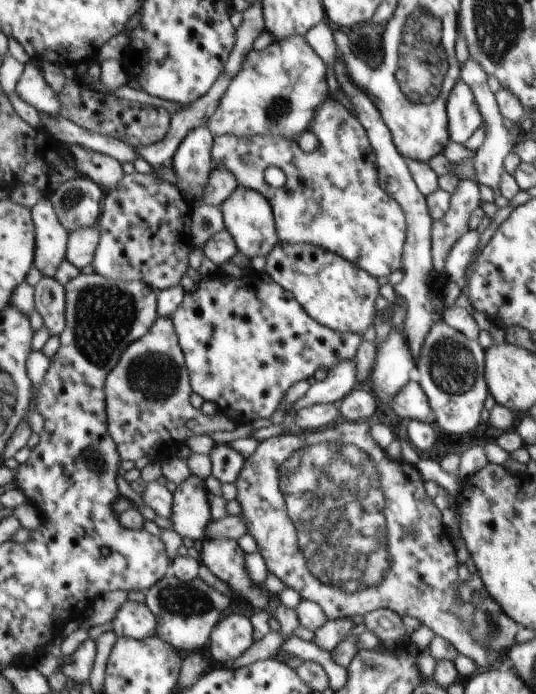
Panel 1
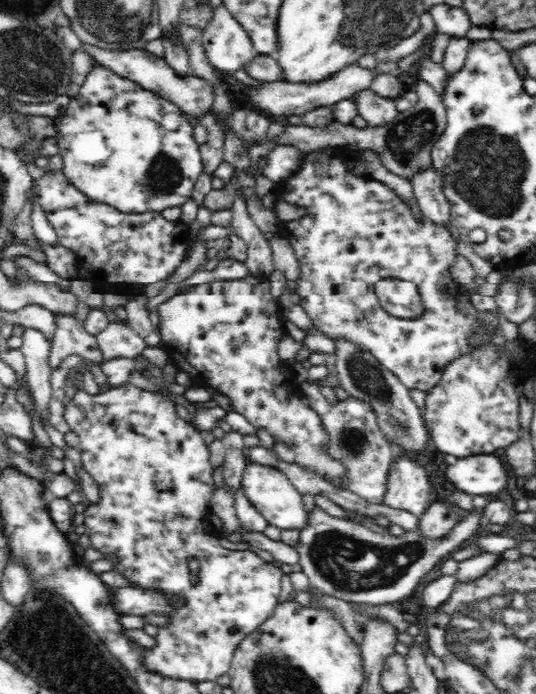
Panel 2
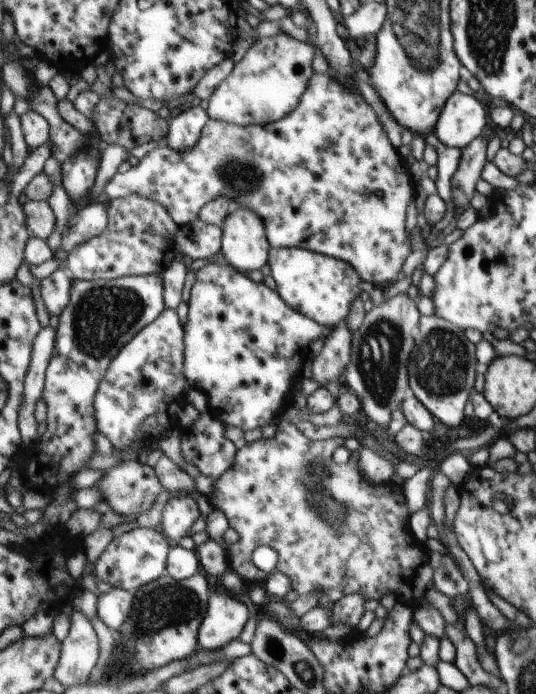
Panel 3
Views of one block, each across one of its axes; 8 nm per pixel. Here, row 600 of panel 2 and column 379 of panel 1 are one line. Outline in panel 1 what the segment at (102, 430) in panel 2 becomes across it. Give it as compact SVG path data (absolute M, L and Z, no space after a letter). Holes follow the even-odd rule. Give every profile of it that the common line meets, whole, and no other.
M329 97L315 110L313 118L307 132L313 134L318 141L315 151L303 152L296 139L271 134L248 138L223 134L214 136L214 150L211 150L214 168L225 166L225 170L231 172L231 178L235 178L237 186L253 190L269 200L270 207L273 208L279 244L313 244L322 250L341 255L343 259L361 267L374 278L389 277L394 271L402 270L401 246L404 246L405 222L402 208L386 194L381 184L377 184L377 156L373 156L374 152L371 152L372 147L369 146L370 142L367 142L369 136L365 136L366 130L355 120L355 116ZM271 166L277 167L285 176L285 184L281 188L275 188L271 186L271 182L267 182L267 170L271 170Z

